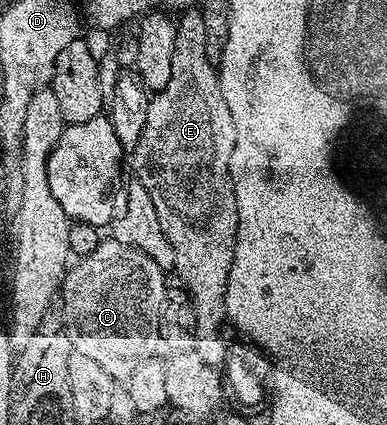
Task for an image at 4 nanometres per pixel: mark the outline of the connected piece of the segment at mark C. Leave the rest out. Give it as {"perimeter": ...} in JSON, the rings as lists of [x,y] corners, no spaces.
{"perimeter":[[[112,238],[102,239],[97,248],[91,250],[91,254],[80,257],[66,271],[59,287],[60,303],[61,300],[65,303],[63,320],[72,339],[74,353],[99,362],[99,366],[103,366],[103,370],[107,370],[107,374],[111,374],[113,380],[128,381],[135,366],[150,359],[156,353],[153,351],[162,343],[159,334],[159,314],[165,301],[165,276],[163,269],[151,258],[147,258],[147,254]]]}

